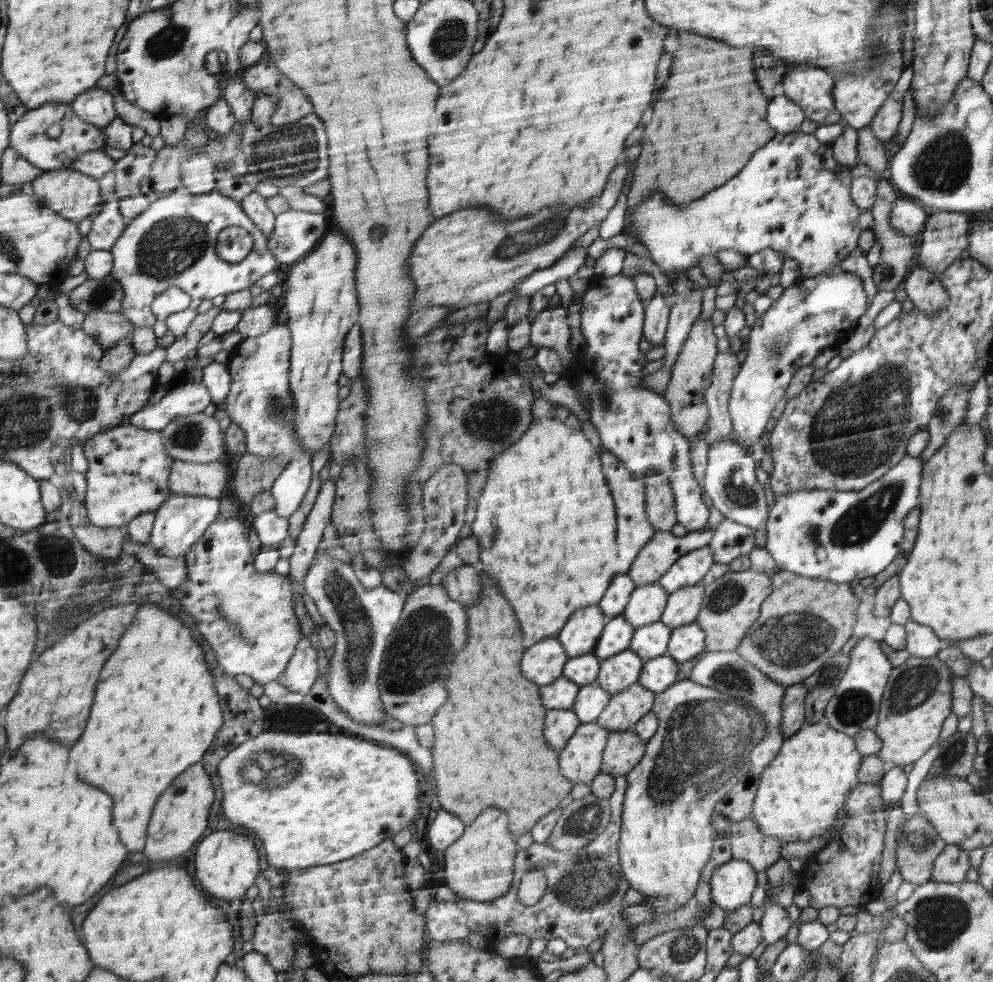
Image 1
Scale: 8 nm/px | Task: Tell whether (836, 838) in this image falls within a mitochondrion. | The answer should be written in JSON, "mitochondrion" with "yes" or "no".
{"mitochondrion":"no"}

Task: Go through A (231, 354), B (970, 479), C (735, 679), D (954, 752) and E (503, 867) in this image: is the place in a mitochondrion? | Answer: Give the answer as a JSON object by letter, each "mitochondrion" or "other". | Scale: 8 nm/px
{"A":"other","B":"other","C":"mitochondrion","D":"mitochondrion","E":"other"}

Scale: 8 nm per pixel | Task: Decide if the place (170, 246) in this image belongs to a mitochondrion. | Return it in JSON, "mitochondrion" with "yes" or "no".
{"mitochondrion":"yes"}

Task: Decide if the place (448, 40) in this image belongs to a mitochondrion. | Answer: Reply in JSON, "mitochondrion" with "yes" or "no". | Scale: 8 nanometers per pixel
{"mitochondrion":"yes"}

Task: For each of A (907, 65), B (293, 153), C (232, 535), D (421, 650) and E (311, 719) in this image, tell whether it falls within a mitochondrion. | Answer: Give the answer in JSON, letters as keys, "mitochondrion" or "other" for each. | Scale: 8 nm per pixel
{"A":"other","B":"mitochondrion","C":"other","D":"mitochondrion","E":"mitochondrion"}

